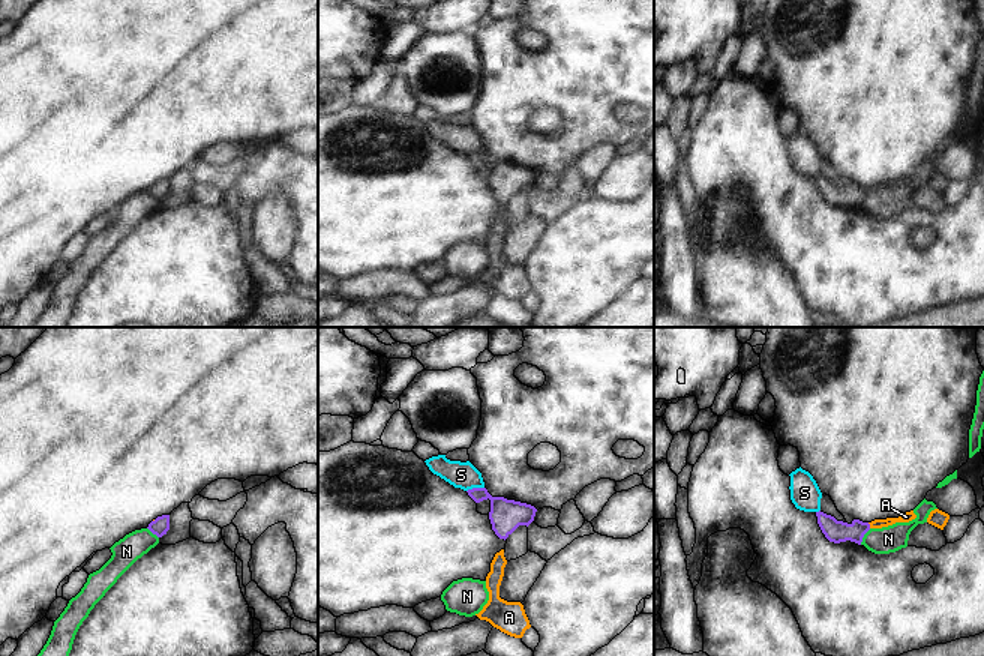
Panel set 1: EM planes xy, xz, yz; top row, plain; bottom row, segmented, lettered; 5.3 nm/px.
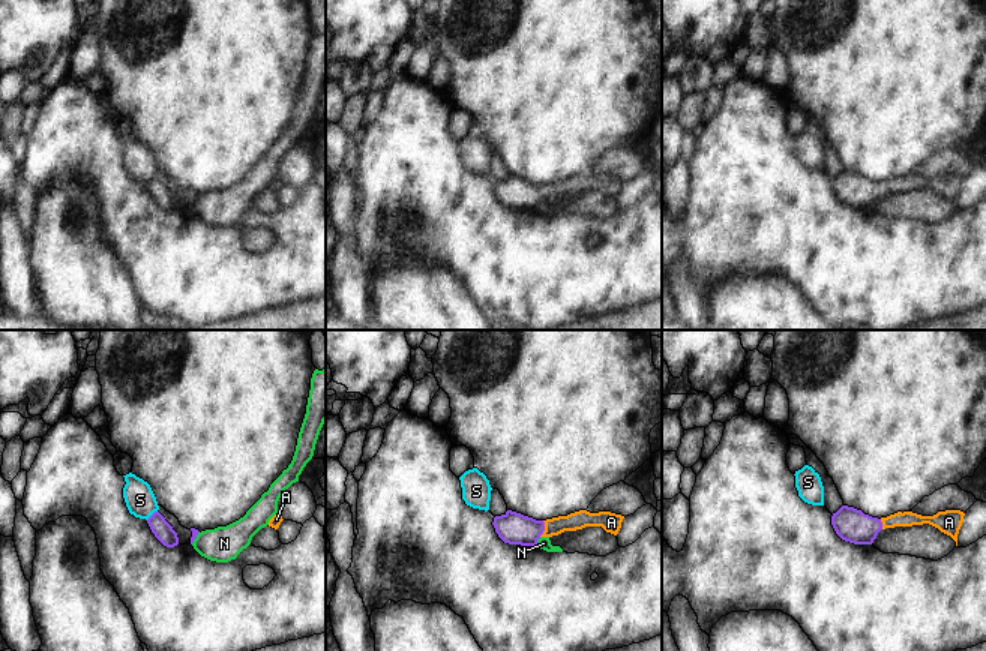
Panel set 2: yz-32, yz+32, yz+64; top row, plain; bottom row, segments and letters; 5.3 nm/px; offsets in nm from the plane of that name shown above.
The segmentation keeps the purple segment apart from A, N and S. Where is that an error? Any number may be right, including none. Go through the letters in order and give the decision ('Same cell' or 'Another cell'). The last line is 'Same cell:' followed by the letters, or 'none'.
A: Same cell
N: Another cell
S: Another cell
Same cell: A

